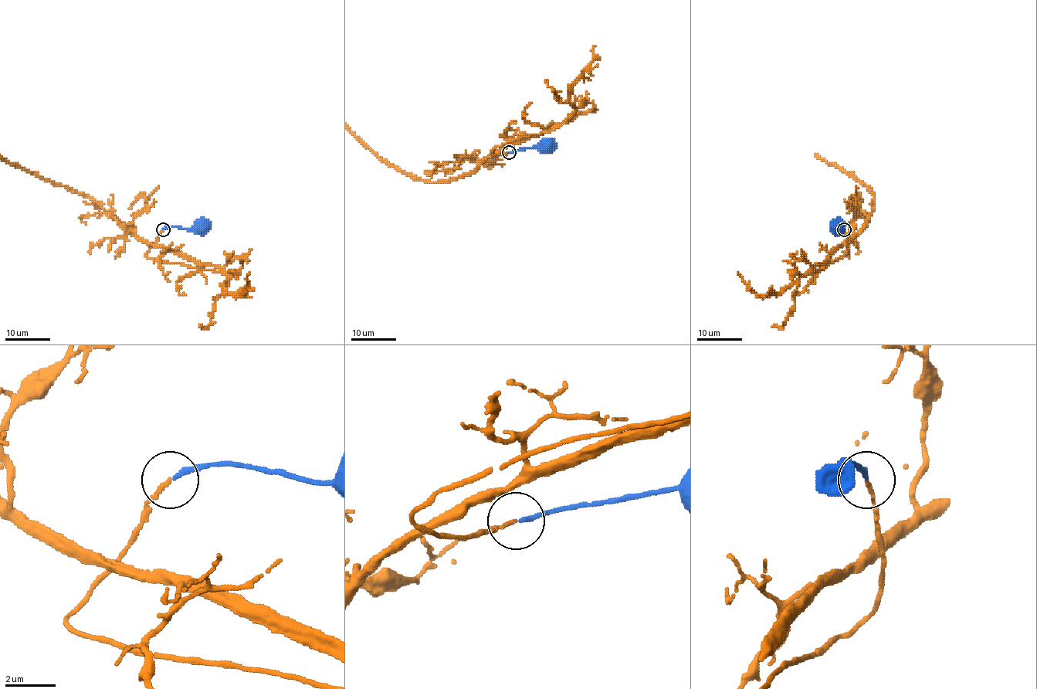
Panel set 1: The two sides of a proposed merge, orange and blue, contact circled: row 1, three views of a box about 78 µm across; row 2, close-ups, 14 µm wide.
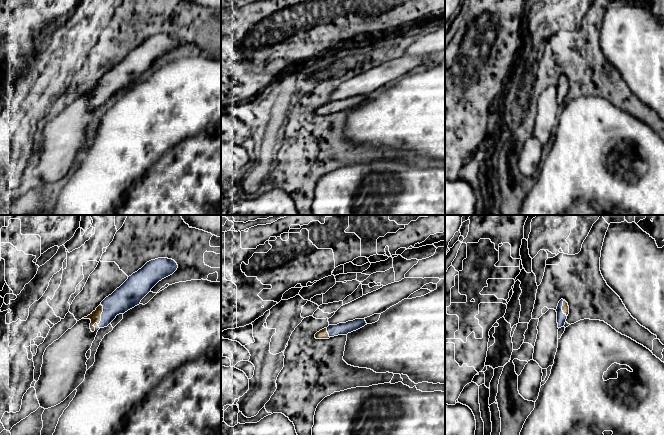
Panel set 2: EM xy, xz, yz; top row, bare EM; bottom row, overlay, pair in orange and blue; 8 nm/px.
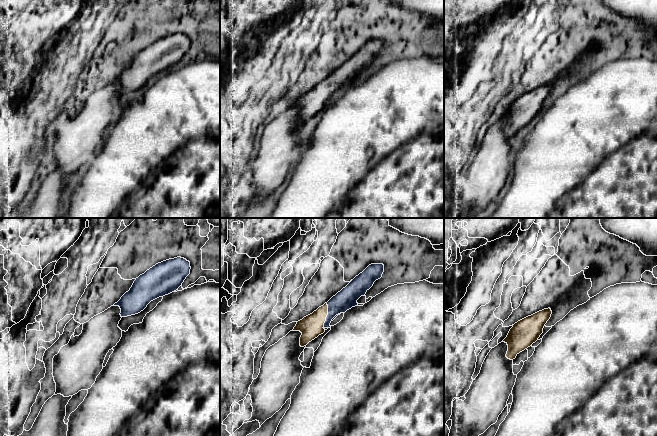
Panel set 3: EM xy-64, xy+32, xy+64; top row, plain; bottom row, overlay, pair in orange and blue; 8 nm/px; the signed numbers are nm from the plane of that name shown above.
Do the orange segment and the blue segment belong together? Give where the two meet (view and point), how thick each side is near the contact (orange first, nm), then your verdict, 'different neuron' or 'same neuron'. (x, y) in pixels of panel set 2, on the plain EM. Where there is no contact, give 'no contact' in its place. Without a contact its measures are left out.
xy (101, 89) | 90/200 nm | same neuron

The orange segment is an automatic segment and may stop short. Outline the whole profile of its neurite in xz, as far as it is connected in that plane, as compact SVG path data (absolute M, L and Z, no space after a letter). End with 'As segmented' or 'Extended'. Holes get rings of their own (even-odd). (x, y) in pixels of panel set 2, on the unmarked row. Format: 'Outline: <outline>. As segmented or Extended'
Outline: M355 95L346 99L339 99L337 101L329 101L315 110L316 115L329 115L330 113L338 111L347 111L367 101L365 95Z. Extended

